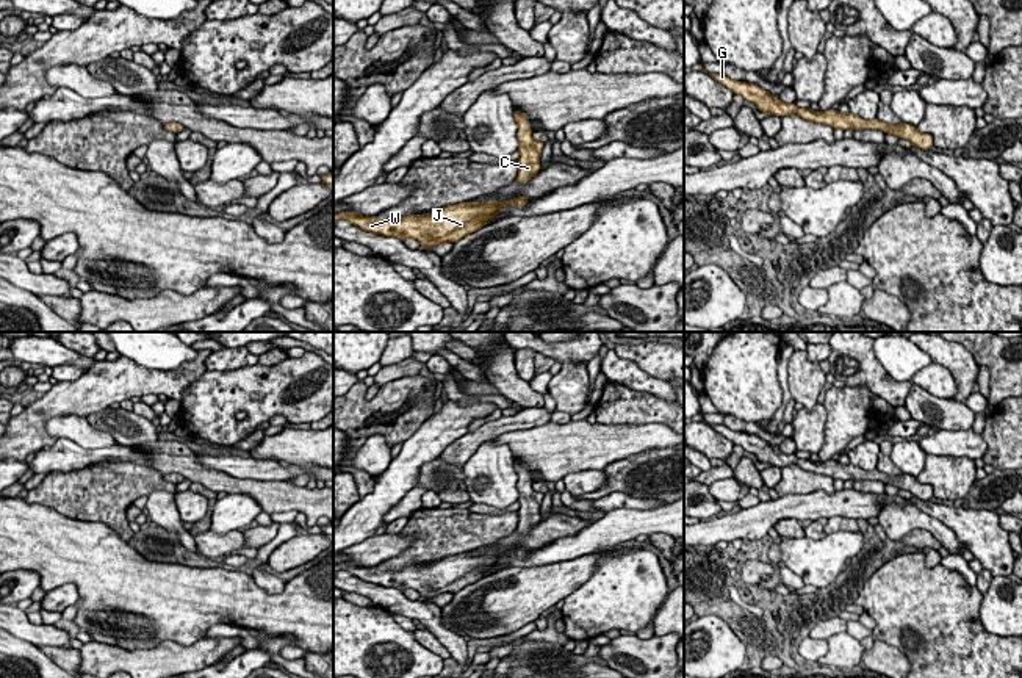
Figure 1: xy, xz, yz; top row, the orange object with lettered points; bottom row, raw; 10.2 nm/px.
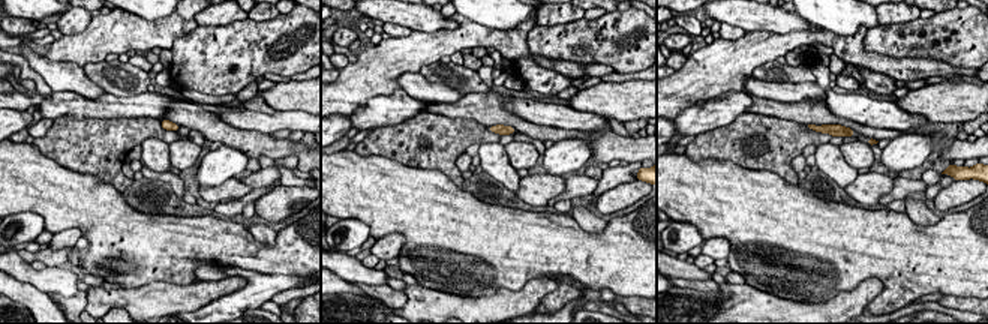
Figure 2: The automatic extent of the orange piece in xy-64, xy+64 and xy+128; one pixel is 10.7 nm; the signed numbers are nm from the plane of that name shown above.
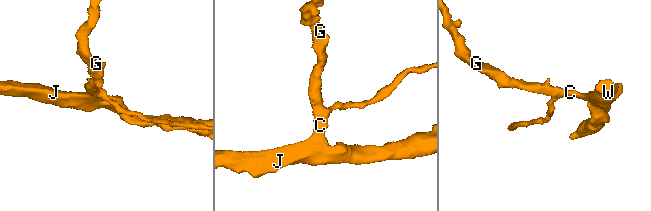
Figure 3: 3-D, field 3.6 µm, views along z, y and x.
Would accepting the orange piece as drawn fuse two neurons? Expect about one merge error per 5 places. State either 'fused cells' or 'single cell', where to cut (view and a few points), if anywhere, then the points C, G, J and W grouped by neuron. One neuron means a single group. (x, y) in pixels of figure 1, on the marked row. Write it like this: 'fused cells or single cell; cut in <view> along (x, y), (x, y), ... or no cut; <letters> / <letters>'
single cell; no cut; C G J W

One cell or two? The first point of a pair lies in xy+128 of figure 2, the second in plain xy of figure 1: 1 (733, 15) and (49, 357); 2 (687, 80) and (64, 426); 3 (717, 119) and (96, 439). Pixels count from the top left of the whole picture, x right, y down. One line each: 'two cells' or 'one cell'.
1: one cell
2: two cells
3: two cells

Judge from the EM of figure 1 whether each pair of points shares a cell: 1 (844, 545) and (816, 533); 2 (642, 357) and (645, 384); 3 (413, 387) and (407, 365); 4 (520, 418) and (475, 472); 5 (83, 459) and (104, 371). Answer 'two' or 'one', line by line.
1: two
2: two
3: two
4: two
5: two

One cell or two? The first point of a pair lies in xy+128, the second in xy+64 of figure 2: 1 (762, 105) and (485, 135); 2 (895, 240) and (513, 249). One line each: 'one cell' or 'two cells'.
1: two cells
2: one cell

